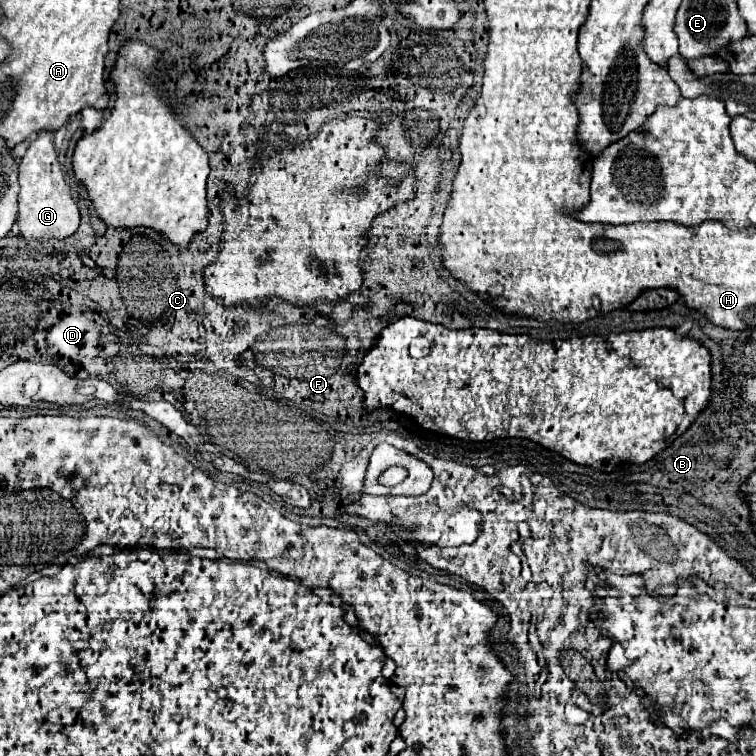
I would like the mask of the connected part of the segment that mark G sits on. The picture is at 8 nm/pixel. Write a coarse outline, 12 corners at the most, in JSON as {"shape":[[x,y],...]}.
{"shape":[[53,131],[19,165],[19,233],[65,239],[79,207]]}

